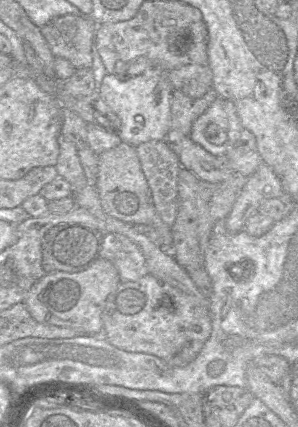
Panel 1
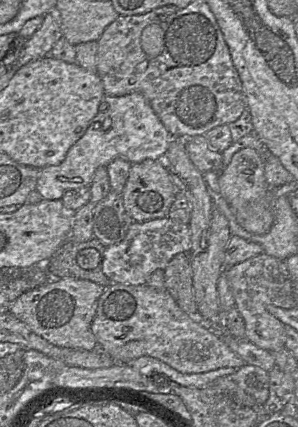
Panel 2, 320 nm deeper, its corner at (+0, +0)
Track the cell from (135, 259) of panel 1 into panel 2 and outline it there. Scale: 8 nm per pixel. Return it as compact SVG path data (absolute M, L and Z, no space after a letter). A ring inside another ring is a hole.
M168 217L143 222L135 221L120 243L106 247L102 270L111 283L143 285L147 283L154 271L164 270L176 254L189 253L190 248L189 224L183 224Z

